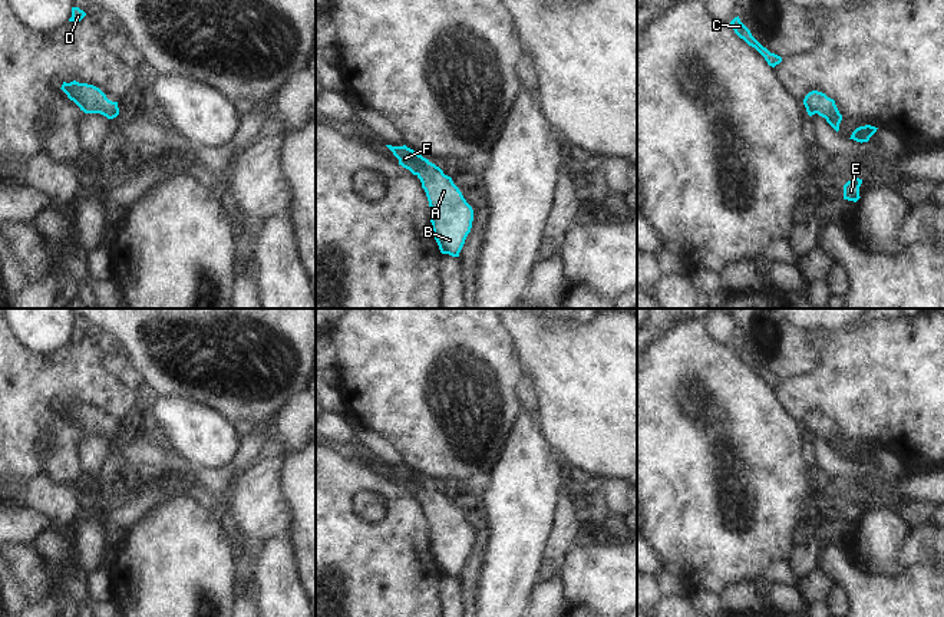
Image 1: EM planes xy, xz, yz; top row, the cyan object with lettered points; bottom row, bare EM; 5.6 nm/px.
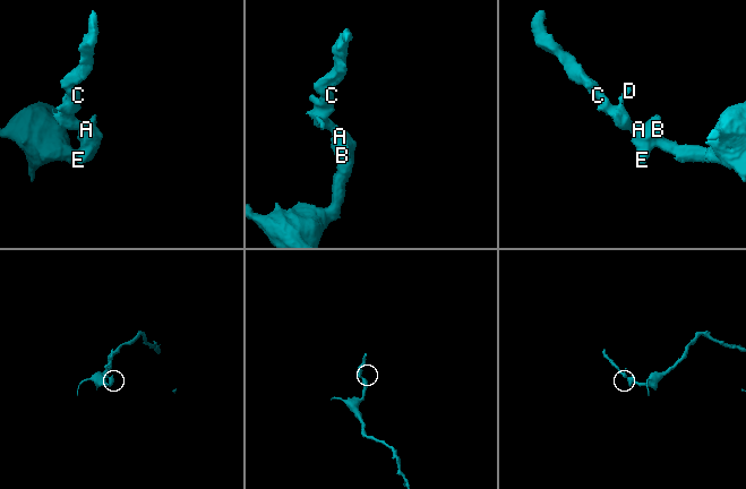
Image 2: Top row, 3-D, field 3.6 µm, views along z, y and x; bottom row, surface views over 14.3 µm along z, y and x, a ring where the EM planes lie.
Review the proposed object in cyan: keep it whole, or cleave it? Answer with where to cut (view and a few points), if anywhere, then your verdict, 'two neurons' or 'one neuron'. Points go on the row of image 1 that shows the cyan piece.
no cut | one neuron

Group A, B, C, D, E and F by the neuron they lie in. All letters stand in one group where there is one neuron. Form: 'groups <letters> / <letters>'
groups A B C D E F

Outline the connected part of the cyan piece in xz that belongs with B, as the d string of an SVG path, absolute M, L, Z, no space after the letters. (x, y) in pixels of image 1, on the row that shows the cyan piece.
M386 145L399 159L399 165L416 175L426 192L430 222L442 254L459 257L472 228L473 209L463 198L452 178L413 149Z

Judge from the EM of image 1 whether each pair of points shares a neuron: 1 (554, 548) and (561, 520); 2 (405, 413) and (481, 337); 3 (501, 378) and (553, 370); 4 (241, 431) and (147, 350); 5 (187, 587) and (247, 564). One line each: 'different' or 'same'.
1: same
2: same
3: different
4: different
5: different

